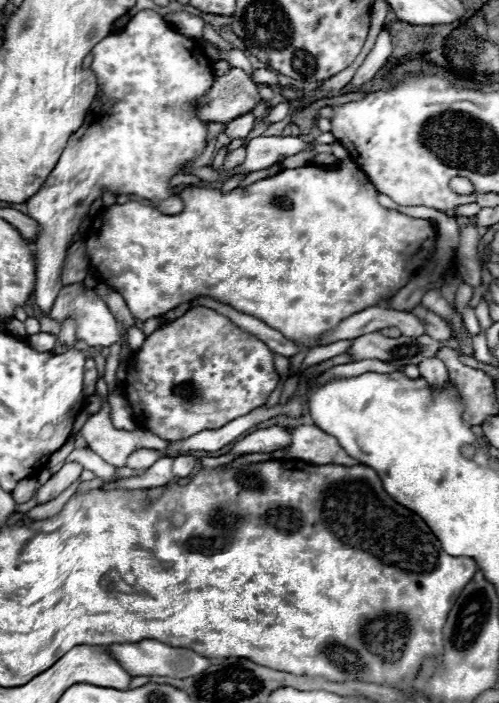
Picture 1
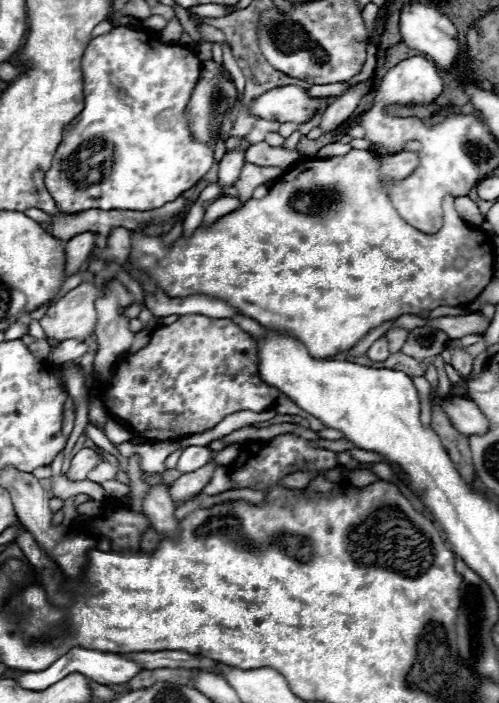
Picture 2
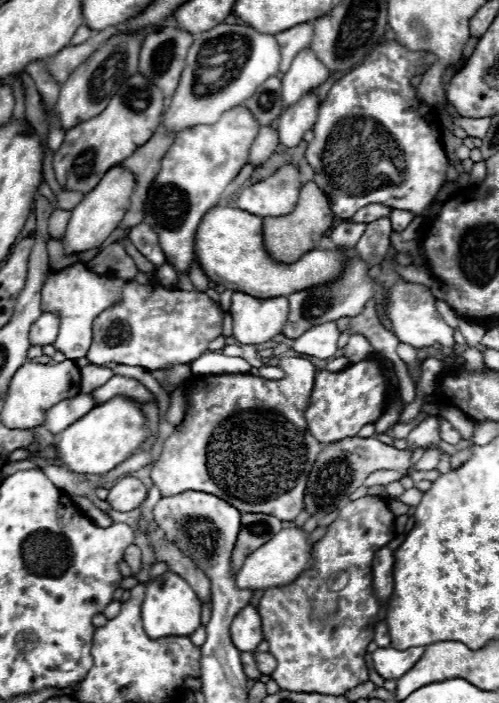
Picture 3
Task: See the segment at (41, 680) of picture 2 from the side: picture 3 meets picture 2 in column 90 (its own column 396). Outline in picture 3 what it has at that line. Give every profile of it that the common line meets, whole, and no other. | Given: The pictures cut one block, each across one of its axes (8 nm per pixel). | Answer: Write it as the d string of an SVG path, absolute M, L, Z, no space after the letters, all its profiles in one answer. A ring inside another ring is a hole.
M414 646L408 650L396 650L396 648L378 648L372 652L374 670L384 680L398 680L404 676L424 654L424 646Z

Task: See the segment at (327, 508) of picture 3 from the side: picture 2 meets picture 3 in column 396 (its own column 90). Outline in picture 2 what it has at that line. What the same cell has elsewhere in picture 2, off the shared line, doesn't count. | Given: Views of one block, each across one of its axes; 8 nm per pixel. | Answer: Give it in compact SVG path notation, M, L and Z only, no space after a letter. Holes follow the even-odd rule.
M82 448L74 458L72 458L72 466L68 470L68 480L72 482L80 482L80 480L86 480L88 472L100 462L100 454L96 454L94 450L90 448Z

